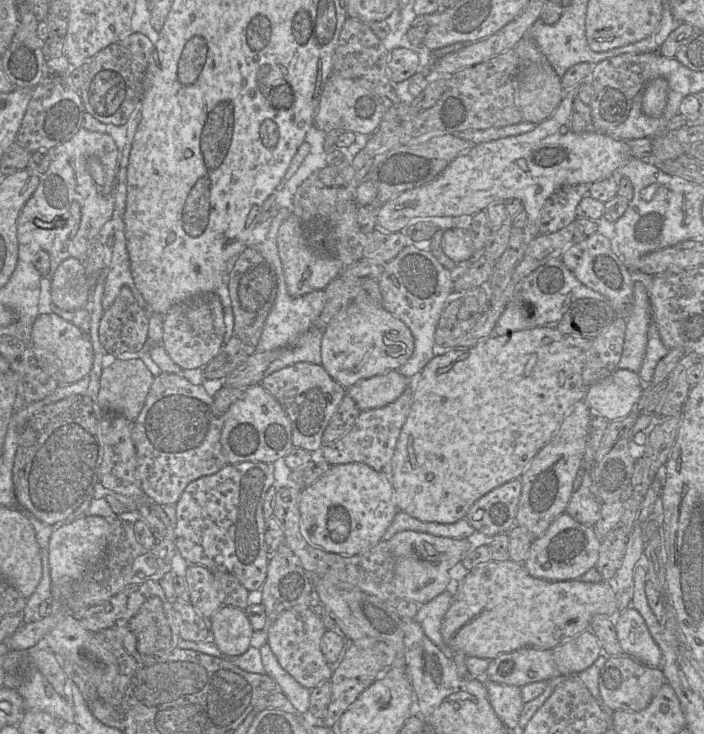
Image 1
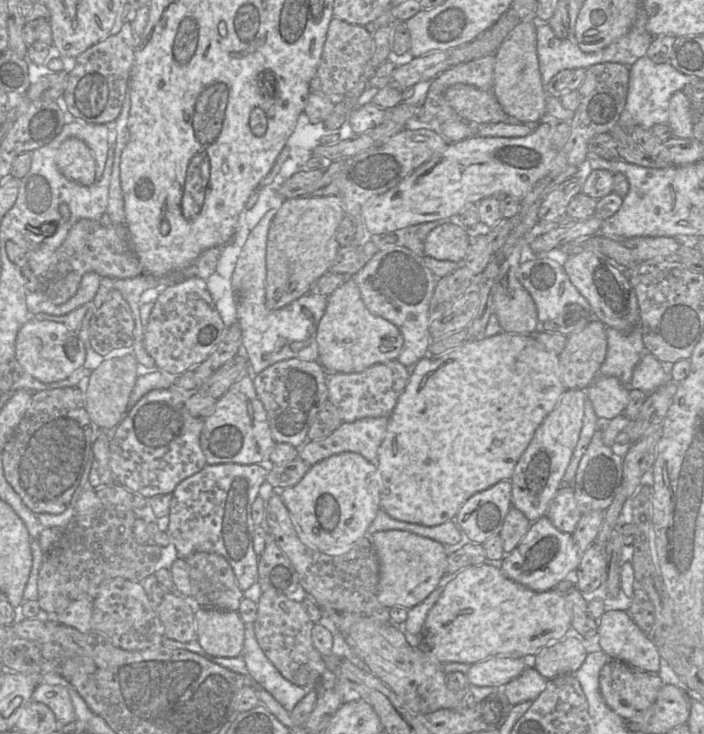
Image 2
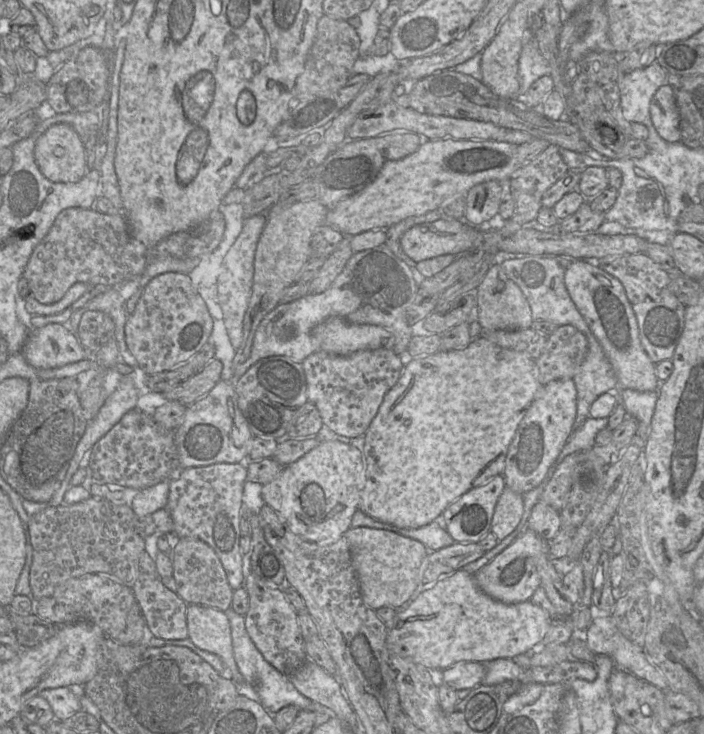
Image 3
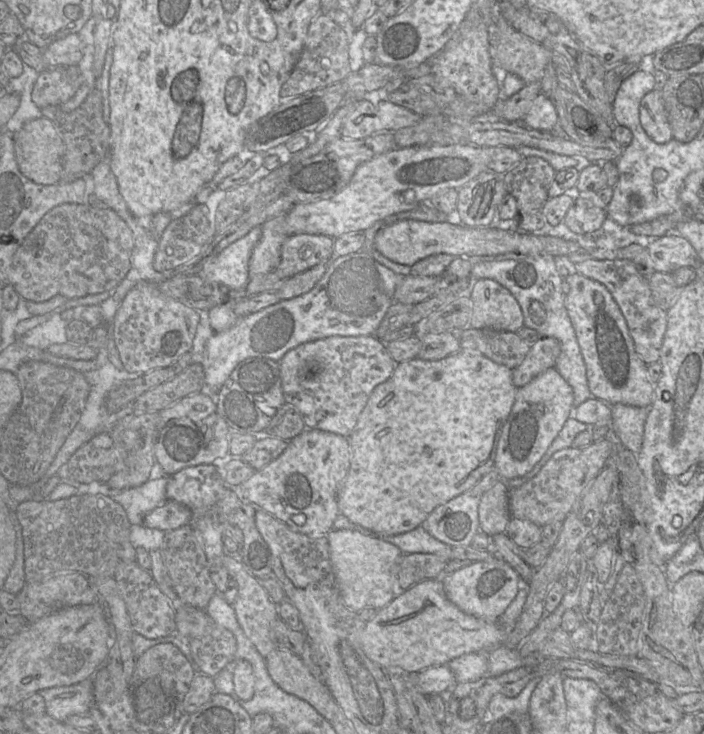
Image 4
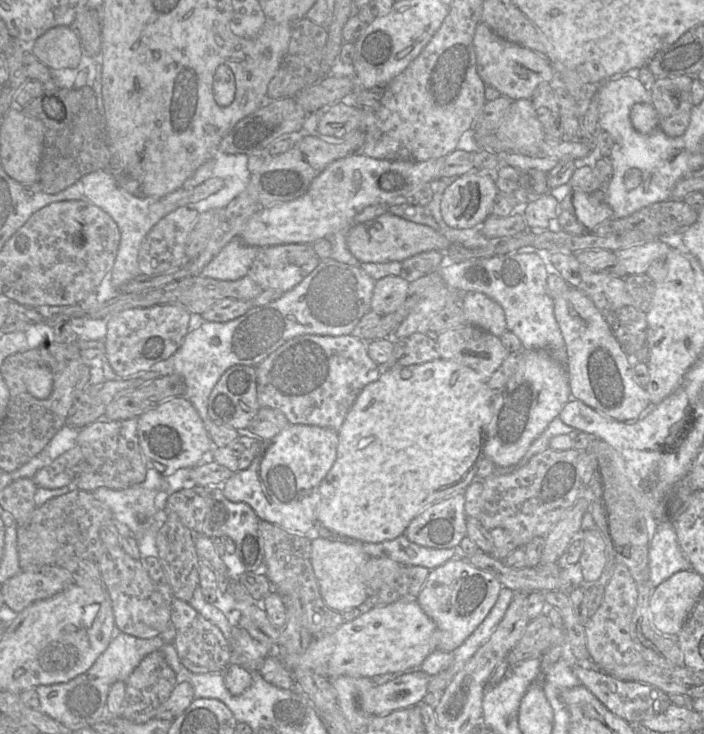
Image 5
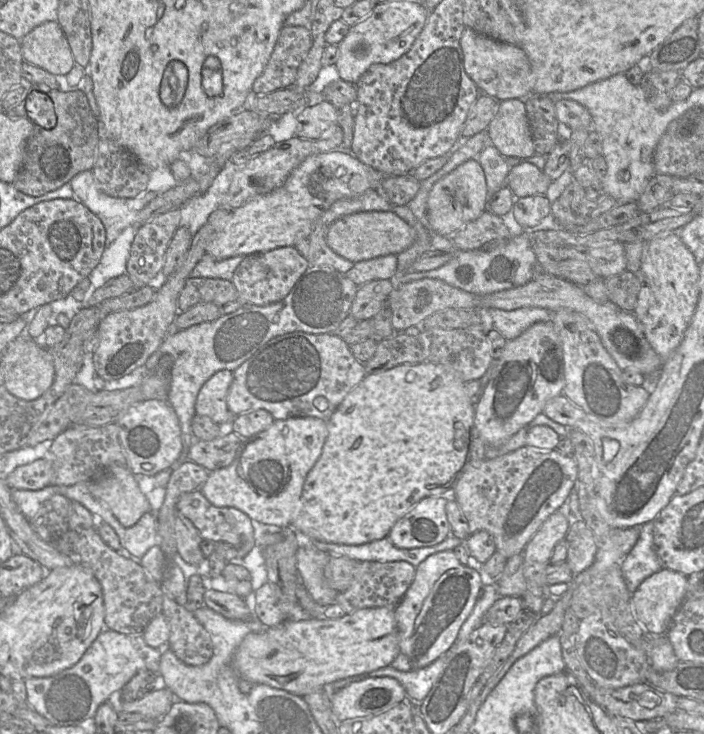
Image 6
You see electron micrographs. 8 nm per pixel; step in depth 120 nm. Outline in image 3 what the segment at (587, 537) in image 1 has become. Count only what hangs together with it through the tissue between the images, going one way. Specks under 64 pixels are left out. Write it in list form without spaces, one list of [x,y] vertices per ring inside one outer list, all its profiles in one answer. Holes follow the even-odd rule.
[[[526,528],[512,544],[474,574],[476,583],[485,594],[503,603],[513,604],[529,601],[540,586],[537,565],[542,558],[550,558],[549,542],[542,539],[534,531]]]

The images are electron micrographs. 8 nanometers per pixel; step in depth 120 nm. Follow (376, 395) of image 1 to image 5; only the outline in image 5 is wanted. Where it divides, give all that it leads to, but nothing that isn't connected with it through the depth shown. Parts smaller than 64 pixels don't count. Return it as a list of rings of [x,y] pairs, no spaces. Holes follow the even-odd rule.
[[[307,334],[296,336],[256,366],[257,397],[261,408],[280,410],[290,424],[306,424],[339,431],[363,388],[376,381],[381,373],[379,365],[370,358],[368,342],[350,335],[323,336]]]

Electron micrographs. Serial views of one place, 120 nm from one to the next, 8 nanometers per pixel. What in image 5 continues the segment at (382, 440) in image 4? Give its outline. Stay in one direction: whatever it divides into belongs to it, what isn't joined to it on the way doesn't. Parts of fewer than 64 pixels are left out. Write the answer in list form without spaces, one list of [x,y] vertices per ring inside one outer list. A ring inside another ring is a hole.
[[[436,359],[422,364],[413,364],[382,373],[380,377],[366,385],[350,409],[339,433],[336,460],[318,487],[316,521],[338,534],[362,542],[383,542],[402,534],[410,521],[429,505],[456,493],[463,493],[466,487],[476,479],[487,439],[487,427],[492,418],[493,392],[486,380],[473,369],[452,360]]]

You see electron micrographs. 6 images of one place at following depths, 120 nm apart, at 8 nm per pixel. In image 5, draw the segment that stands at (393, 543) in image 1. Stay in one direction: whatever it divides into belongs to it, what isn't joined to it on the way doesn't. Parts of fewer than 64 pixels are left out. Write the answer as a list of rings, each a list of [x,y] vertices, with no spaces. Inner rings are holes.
[[[323,537],[312,540],[311,547],[311,563],[324,602],[338,612],[360,606],[370,594],[360,578],[360,567],[371,556],[359,545]]]

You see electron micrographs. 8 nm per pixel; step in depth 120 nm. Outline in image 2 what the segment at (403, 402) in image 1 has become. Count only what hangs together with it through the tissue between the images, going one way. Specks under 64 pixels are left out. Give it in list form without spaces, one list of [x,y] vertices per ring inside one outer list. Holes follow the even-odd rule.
[[[389,417],[363,418],[342,423],[329,436],[295,447],[301,459],[313,465],[342,452],[355,452],[377,465],[378,449],[385,437]]]

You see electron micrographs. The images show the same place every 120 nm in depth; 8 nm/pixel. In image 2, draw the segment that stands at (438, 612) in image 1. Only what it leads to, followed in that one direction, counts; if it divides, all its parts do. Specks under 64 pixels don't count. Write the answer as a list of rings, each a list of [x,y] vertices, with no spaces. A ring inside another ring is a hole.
[[[447,574],[443,575],[437,587],[421,603],[408,610],[408,617],[405,621],[405,632],[408,633],[409,643],[413,647],[419,647],[422,643],[422,628],[425,619],[446,586]]]

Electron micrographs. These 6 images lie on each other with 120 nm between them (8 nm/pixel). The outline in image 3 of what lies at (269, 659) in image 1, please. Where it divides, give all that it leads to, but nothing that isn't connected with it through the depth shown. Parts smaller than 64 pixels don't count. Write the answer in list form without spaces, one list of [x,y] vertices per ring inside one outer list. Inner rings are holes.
[[[232,607],[225,610],[224,613],[229,620],[231,627],[232,645],[236,664],[243,675],[245,682],[257,690],[258,698],[256,701],[260,702],[271,714],[291,705],[297,707],[299,710],[309,710],[316,712],[316,714],[330,713],[328,708],[309,700],[299,693],[289,680],[288,676],[277,671],[265,660],[246,630],[244,616],[237,614]]]

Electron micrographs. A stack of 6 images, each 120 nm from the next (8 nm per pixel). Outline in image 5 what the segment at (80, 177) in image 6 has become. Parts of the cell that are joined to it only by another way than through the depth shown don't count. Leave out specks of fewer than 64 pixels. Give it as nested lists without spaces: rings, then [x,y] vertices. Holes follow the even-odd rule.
[[[97,170],[83,176],[79,181],[82,184],[84,196],[89,200],[88,202],[109,214],[120,231],[120,244],[112,269],[112,286],[118,290],[126,282],[141,274],[138,265],[138,253],[146,234],[161,218],[177,208],[190,204],[188,203],[188,191],[190,189],[179,188],[162,197],[132,195],[117,185],[109,170]]]

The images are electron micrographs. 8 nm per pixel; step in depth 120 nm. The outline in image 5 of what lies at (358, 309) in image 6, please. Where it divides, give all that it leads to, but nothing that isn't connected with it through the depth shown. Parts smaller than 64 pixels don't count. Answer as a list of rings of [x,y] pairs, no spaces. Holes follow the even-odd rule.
[[[386,276],[376,280],[371,311],[381,315],[395,312],[409,296],[409,284],[400,276]]]

